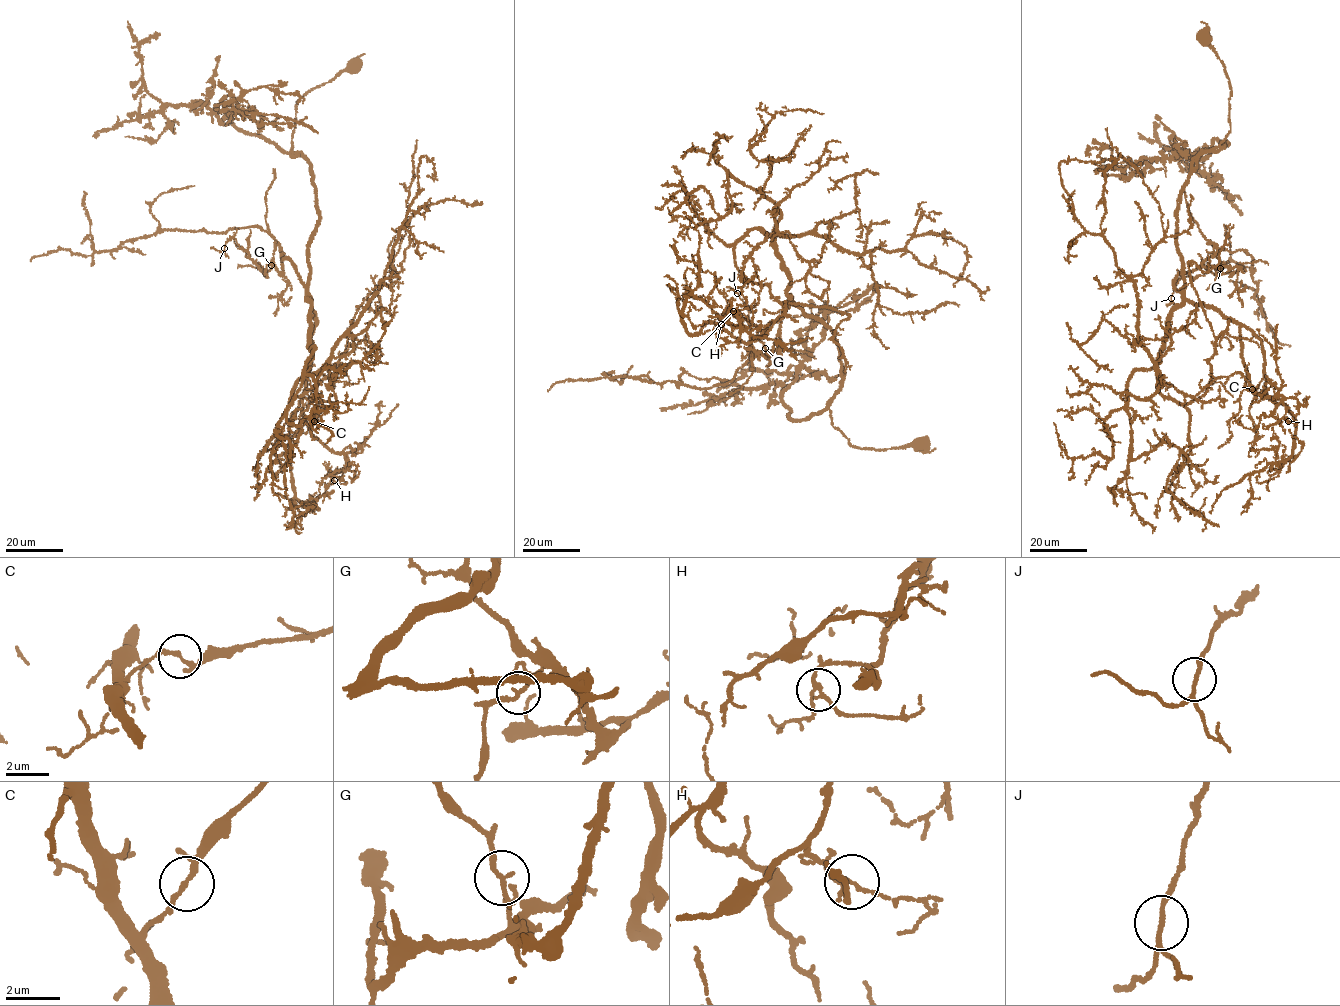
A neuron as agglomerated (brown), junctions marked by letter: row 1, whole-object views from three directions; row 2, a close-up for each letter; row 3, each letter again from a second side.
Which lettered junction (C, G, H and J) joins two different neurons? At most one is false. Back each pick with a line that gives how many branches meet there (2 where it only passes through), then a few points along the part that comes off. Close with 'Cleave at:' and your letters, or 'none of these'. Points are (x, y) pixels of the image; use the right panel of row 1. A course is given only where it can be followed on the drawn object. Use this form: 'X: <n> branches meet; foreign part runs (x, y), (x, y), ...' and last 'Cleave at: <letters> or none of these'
C: 3 branches meet; foreign part runs (1253, 389), (1239, 324), (1174, 284), (1217, 252), (1207, 243), (1251, 255), (1254, 296), (1290, 346)
Cleave at: C

